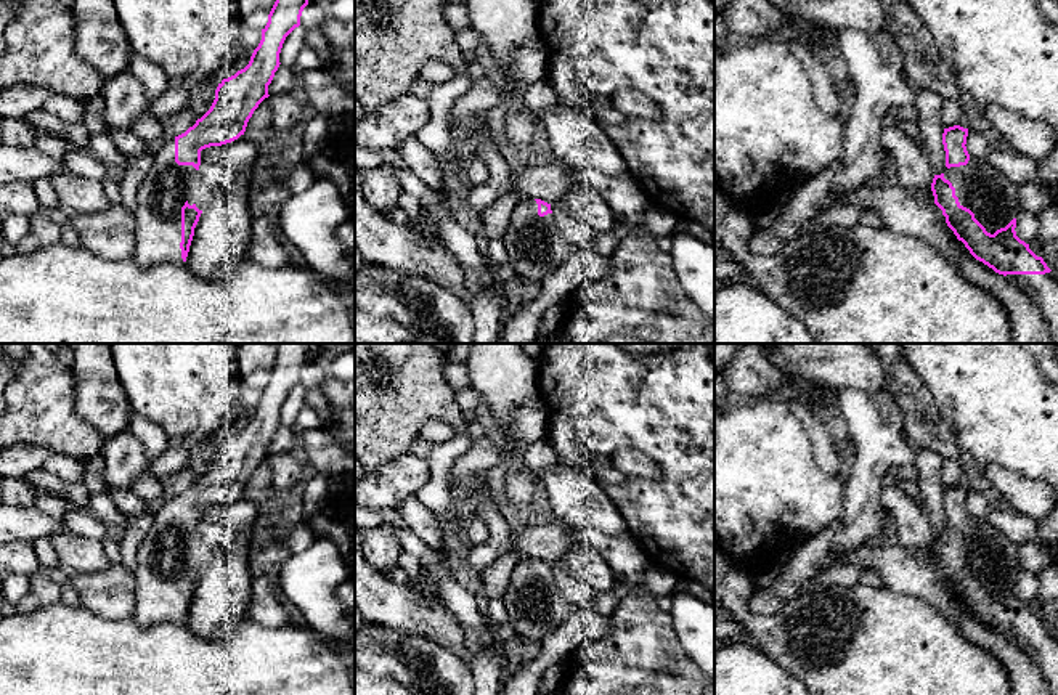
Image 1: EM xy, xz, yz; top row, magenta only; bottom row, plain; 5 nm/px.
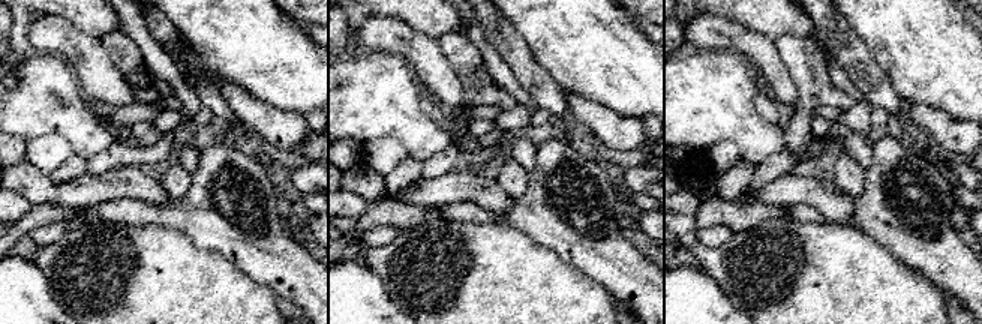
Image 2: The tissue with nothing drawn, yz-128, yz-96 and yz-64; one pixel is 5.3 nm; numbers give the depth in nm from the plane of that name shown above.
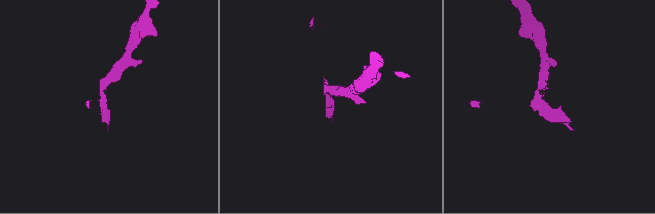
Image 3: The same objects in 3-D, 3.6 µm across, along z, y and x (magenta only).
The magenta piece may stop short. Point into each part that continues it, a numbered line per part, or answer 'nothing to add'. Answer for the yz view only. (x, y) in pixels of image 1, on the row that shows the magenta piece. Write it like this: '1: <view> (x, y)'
1: yz (994, 199)

